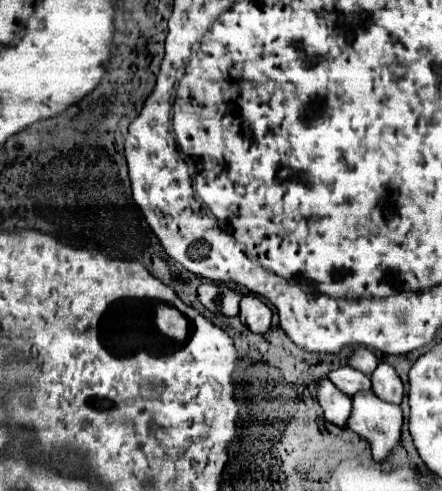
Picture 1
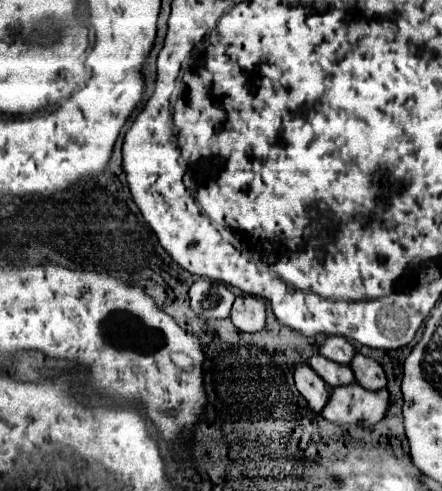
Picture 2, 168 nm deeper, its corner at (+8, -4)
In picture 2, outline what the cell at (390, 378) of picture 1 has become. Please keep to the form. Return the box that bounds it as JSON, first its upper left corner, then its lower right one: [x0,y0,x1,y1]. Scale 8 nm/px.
[350,352,386,390]

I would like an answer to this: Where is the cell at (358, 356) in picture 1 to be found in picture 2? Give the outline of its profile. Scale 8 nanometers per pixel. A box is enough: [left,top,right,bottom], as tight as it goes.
[318,336,356,364]

